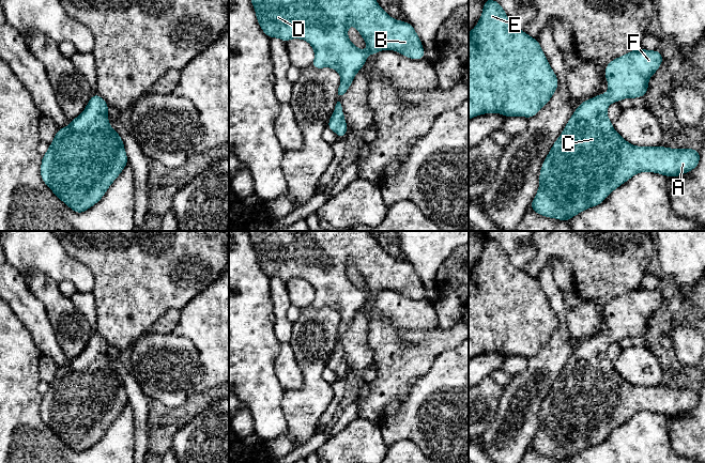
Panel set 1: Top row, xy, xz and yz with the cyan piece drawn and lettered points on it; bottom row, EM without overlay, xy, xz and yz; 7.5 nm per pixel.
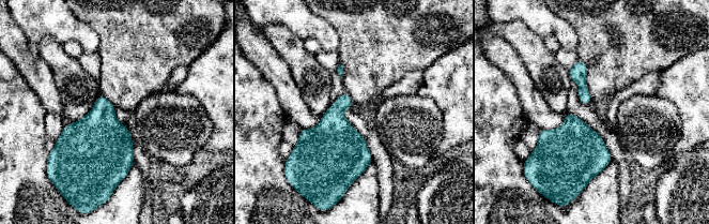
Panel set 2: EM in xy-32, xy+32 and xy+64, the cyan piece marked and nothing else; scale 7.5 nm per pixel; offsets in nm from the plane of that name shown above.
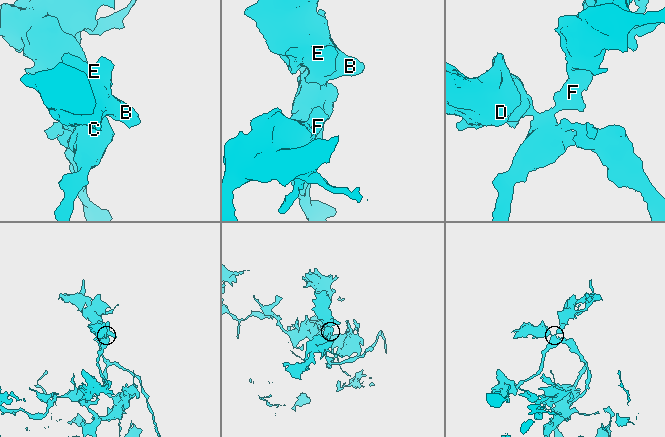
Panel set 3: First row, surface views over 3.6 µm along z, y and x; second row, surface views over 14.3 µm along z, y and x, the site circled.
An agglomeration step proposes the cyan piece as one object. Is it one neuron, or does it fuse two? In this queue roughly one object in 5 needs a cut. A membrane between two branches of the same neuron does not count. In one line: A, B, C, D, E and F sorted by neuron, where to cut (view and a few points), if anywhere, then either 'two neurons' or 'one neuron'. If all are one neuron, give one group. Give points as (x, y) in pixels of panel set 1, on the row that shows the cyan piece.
groups A B C D E F; cut none; one neuron

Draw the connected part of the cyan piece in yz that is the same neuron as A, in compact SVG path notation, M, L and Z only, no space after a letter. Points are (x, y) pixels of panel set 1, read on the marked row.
M640 47L608 63L604 68L608 93L600 93L577 107L542 163L539 187L528 209L541 216L568 222L581 212L601 204L609 194L637 173L653 172L677 178L699 166L701 155L698 149L633 145L613 128L607 115L611 103L644 97L648 92L649 78L662 62L659 50Z

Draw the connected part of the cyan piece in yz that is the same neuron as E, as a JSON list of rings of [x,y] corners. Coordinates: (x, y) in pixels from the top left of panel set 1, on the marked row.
[[[485,0],[482,14],[475,28],[469,32],[469,120],[485,113],[500,113],[508,117],[524,117],[531,119],[546,106],[558,87],[558,78],[551,68],[537,38],[527,35],[524,30],[514,27],[501,4],[496,0]]]

